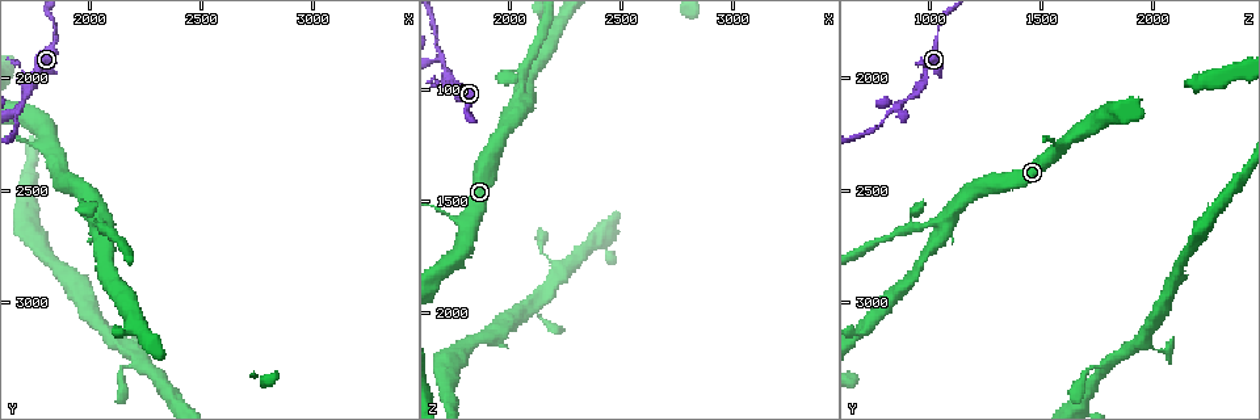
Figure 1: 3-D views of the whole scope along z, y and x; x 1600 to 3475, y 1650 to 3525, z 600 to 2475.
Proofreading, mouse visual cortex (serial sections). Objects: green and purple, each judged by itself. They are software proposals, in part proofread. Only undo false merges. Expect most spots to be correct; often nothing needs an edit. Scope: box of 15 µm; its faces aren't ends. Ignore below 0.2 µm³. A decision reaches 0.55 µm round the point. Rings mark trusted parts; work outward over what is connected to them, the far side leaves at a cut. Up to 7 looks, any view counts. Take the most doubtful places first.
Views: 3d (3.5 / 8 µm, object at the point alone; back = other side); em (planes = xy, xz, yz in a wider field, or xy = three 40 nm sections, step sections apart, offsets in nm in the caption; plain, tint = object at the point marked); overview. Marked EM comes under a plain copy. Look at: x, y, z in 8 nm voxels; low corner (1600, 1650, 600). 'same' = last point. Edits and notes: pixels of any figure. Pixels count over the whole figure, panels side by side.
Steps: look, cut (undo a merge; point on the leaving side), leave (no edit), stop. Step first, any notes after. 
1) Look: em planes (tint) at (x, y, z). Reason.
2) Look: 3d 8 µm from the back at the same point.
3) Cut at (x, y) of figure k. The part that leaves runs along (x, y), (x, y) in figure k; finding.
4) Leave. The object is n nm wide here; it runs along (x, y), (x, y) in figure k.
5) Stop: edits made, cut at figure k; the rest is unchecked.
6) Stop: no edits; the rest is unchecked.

Look: 3d 3.5 µm at (2080, 2700, 1060). Side arm on a straight run.

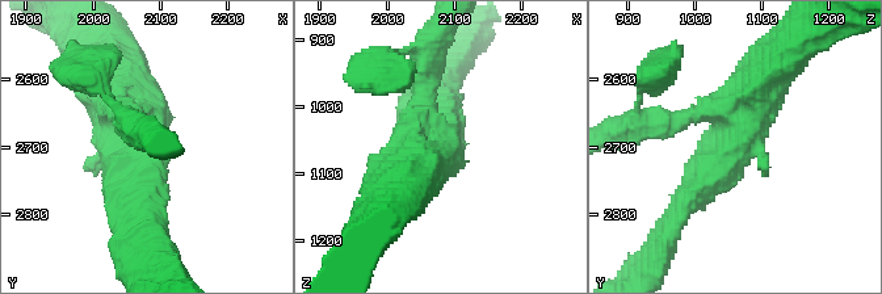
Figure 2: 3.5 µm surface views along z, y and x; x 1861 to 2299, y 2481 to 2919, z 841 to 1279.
Look: em xy step 1 (tint) at (2065, 2700, 1050). Now the EM.

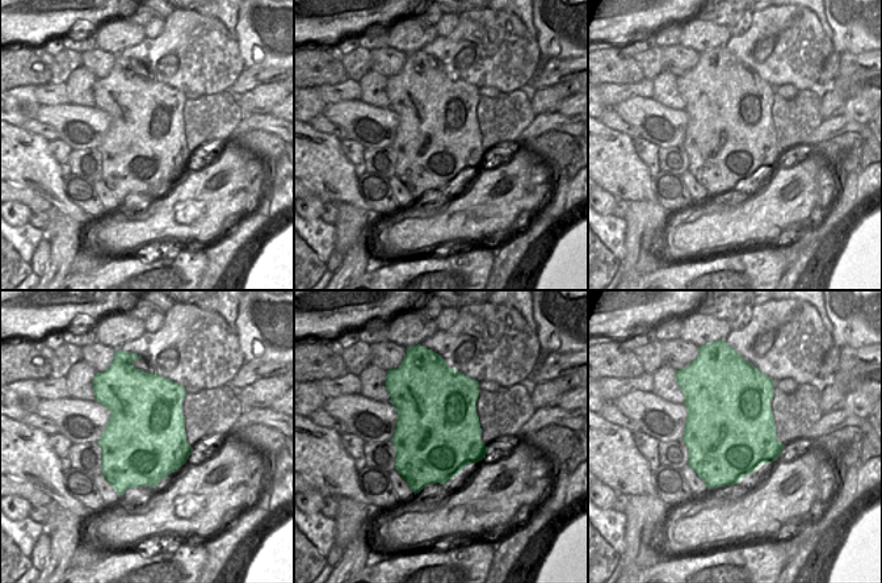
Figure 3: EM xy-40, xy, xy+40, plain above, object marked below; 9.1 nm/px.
Leave. It runs along (780, 59), (685, 201) in figure 2; all the same cell.

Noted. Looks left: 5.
Look: 3d 3.5 µm at (1740, 2020, 960). Thick turns thin.

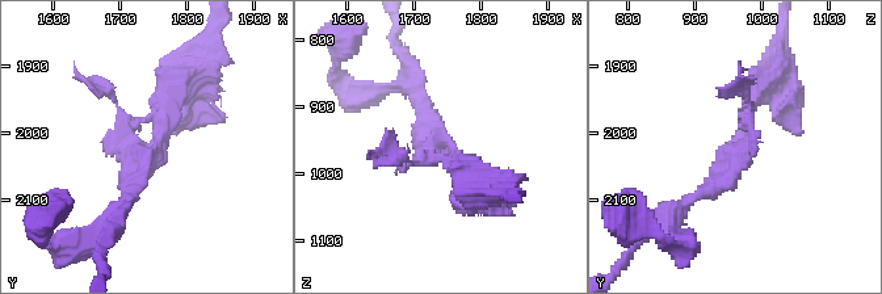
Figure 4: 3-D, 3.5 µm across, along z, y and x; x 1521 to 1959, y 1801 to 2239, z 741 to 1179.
Look: em xy step 5 (tint) at (1745, 2020, 970).

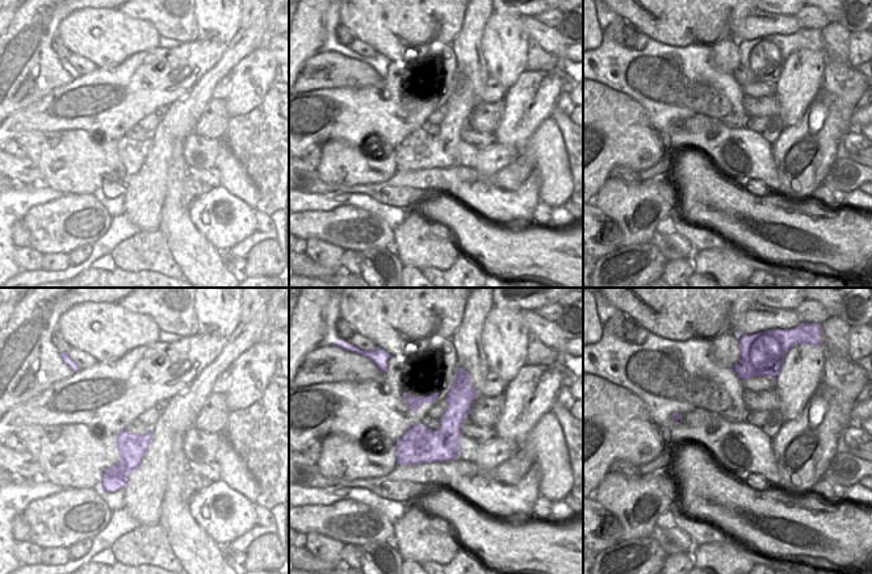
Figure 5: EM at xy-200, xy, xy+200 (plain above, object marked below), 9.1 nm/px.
Leave. The object is 340 nm wide here; it runs along (769, 78), (730, 179), (689, 198) in figure 4; one cell here.

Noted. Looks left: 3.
Look: 3d 3.5 µm at (1790, 2310, 1600). Three arms meet.

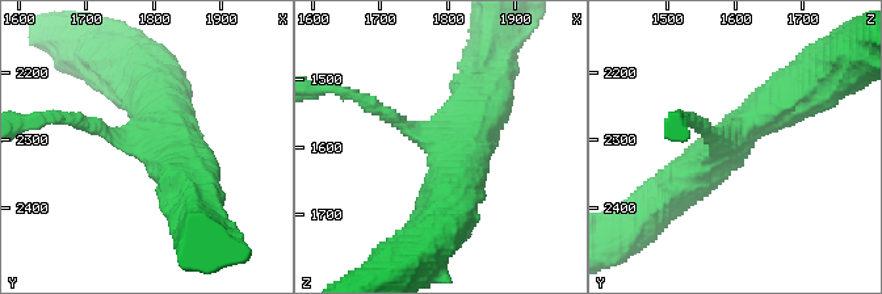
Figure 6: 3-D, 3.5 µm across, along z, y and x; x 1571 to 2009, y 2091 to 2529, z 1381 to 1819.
Leave. It runs along (662, 201), (739, 129), (790, 96) in figure 6; continuous, no second cell.

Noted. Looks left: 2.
Stop: no edits; the rest is unchecked.

